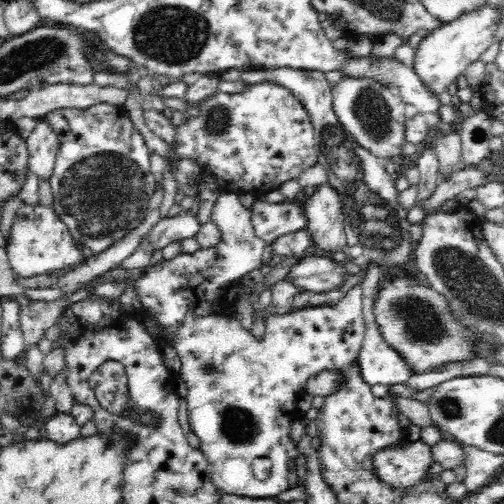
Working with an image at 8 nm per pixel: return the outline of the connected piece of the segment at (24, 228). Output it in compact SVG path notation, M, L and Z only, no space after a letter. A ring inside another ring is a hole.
M20 204L13 218L11 234L5 242L5 249L16 276L30 278L38 274L50 275L62 269L74 268L84 261L85 256L74 236L52 207Z

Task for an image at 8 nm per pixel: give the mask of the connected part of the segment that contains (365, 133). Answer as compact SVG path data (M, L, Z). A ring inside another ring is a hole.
M347 76L331 88L331 94L332 108L339 123L360 146L383 161L389 160L392 156L403 156L402 144L406 142L406 103L399 94L375 79Z

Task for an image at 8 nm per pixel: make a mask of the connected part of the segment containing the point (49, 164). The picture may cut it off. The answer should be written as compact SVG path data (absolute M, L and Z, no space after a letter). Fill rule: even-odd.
M42 118L36 119L34 130L25 140L29 150L28 166L38 180L51 179L59 148L58 136Z

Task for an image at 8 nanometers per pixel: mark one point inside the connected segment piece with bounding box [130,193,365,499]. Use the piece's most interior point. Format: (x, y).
(241, 392)

